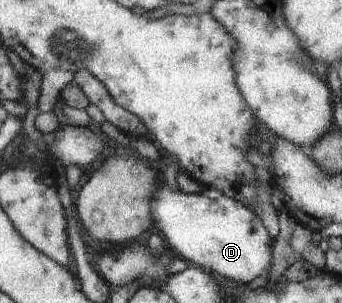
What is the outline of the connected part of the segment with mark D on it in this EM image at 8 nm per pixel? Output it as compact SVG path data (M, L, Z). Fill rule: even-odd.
M167 185L156 190L150 202L150 213L152 214L153 230L163 235L166 247L171 248L180 258L203 266L220 278L229 279L235 283L245 285L259 276L266 279L273 278L269 275L271 264L273 264L273 243L267 229L261 219L250 208L232 198L220 195L216 199L209 199L203 193L173 192Z

